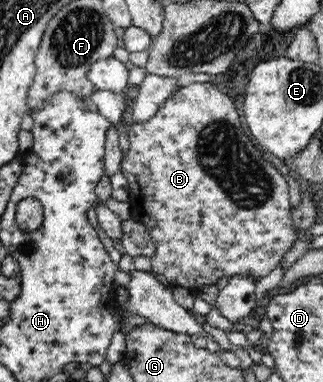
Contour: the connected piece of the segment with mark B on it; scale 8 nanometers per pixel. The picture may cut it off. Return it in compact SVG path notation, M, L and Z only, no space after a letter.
M195 81L174 91L148 122L144 122L144 124L132 123L129 128L130 152L127 157L124 157L121 172L129 183L132 219L146 226L151 242L155 246L151 256L152 271L156 275L163 276L169 285L177 284L180 287L199 291L204 285L224 282L227 278L234 276L250 274L255 278L264 278L282 261L284 253L294 245L296 228L292 220L289 184L268 160L264 160L263 154L254 147L250 138L244 133L238 118L240 115L234 107L234 102L230 100L230 96L221 92L214 83Z

